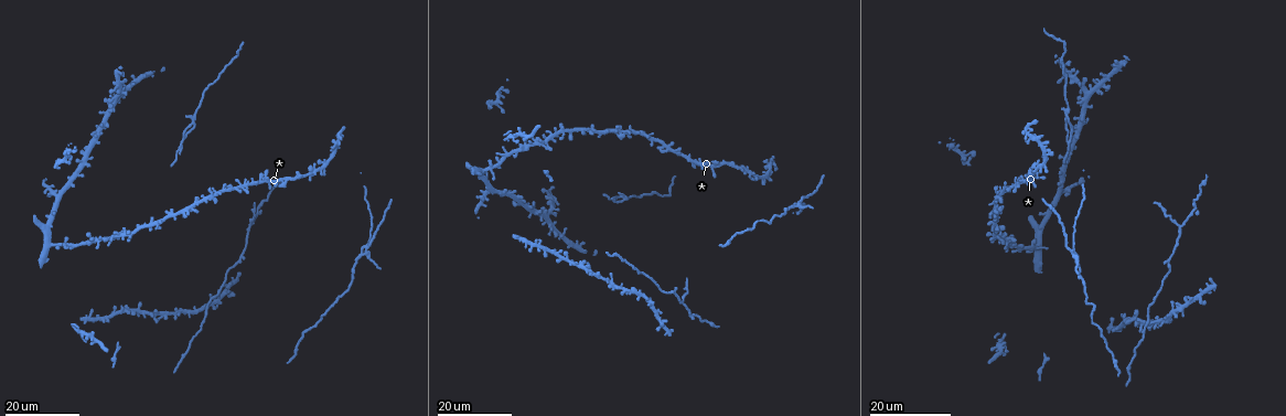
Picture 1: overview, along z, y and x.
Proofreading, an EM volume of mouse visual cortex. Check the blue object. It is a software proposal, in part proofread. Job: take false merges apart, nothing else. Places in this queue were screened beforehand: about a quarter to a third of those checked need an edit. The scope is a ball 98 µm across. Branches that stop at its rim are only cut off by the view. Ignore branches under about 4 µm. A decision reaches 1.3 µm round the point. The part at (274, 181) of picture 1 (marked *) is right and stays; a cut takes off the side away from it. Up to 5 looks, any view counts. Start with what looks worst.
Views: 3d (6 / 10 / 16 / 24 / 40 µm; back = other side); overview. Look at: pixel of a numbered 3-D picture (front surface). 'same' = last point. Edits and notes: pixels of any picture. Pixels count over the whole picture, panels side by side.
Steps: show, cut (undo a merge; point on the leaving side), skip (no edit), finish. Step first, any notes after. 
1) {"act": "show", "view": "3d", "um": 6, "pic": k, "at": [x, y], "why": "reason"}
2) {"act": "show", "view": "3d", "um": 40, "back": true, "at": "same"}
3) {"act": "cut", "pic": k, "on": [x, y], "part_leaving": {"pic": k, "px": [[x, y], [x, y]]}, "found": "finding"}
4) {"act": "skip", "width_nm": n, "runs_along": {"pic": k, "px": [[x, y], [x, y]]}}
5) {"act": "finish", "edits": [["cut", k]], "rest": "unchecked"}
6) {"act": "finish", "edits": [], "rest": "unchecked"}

{"act": "show", "view": "3d", "um": 24, "pic": 1, "at": [1066, 115], "why": "side arm on a straight run"}

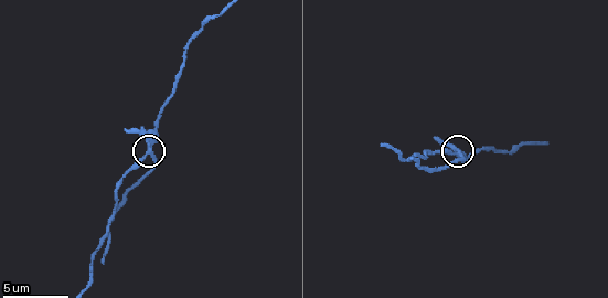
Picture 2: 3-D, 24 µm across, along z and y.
{"act": "show", "view": "3d", "um": 10, "pic": 2, "at": [152, 145], "why": "closer look"}

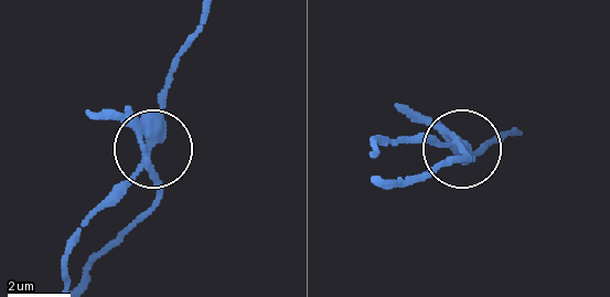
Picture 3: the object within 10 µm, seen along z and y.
{"act": "cut", "pic": 3, "on": [110, 114], "part_leaving": {"pic": 3, "px": [[140, 146], [153, 199], [100, 254], [89, 278]]}, "found": "a second neuron is stuck on"}

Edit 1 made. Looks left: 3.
{"act": "show", "view": "3d", "um": 16, "pic": 1, "at": [248, 226], "why": "a fork"}

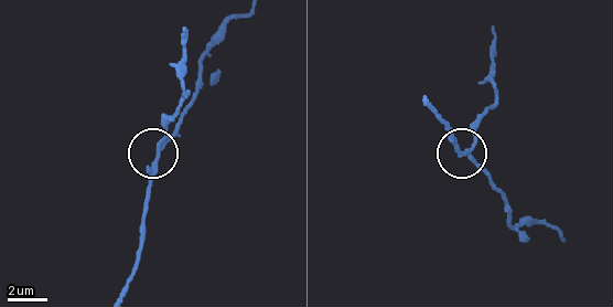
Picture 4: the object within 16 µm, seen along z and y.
{"act": "show", "view": "3d", "um": 10, "pic": 4, "at": [471, 154]}

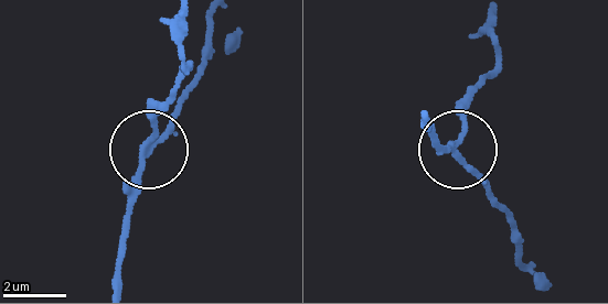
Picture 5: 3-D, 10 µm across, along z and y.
{"act": "cut", "pic": 5, "on": [151, 118], "width_nm": 170, "found": "a second neuron is stuck on"}

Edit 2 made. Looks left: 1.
{"act": "finish", "edits": [["cut", 3], ["cut", 5]], "rest": "unchecked"}

